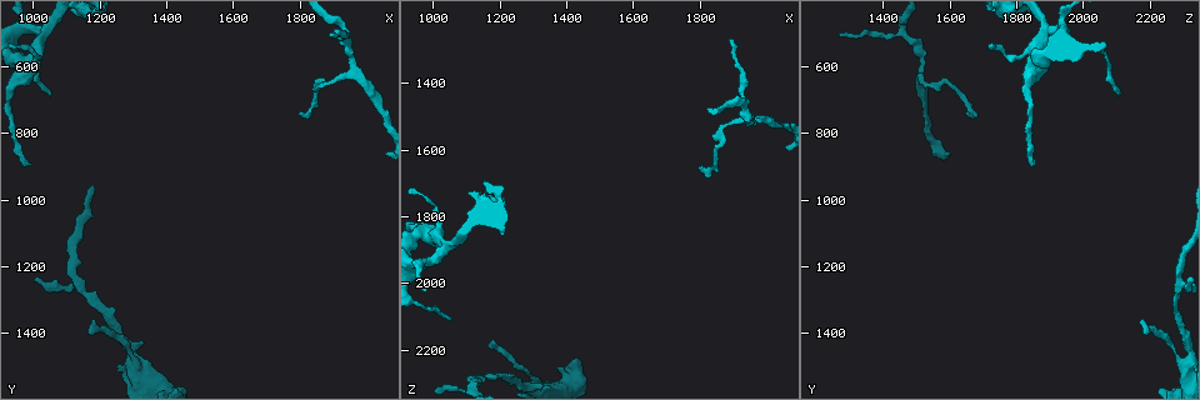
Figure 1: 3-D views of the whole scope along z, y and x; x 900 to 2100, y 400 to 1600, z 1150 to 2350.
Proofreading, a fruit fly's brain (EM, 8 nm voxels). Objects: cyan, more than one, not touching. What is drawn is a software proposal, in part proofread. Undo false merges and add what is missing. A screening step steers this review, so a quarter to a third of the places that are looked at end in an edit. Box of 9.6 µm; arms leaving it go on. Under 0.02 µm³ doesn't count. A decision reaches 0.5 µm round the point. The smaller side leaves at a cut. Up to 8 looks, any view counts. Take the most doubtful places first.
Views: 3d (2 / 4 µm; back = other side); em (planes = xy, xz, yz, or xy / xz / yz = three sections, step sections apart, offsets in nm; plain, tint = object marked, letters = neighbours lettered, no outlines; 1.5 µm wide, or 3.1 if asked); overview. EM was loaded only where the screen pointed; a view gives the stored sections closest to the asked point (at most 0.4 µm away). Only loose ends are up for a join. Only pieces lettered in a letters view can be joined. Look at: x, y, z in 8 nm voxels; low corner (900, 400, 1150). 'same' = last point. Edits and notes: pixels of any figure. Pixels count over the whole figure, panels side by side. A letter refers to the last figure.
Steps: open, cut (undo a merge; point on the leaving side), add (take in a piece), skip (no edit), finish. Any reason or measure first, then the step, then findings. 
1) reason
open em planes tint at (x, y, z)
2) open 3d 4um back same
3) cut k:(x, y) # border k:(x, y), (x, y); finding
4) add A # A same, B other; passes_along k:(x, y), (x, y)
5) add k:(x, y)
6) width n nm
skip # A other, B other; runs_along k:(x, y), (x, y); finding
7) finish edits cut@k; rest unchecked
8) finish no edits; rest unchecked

tapers out
open em planes letters at (1060, 690, 2110)

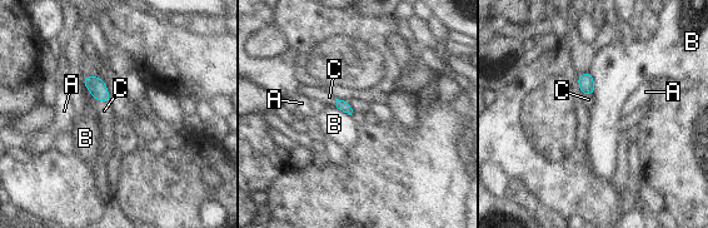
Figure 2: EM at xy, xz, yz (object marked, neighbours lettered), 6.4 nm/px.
width 70 nm; longest_contact C 160 nm
add C # A other, B other, C same; the neuron continues

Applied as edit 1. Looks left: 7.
open overview

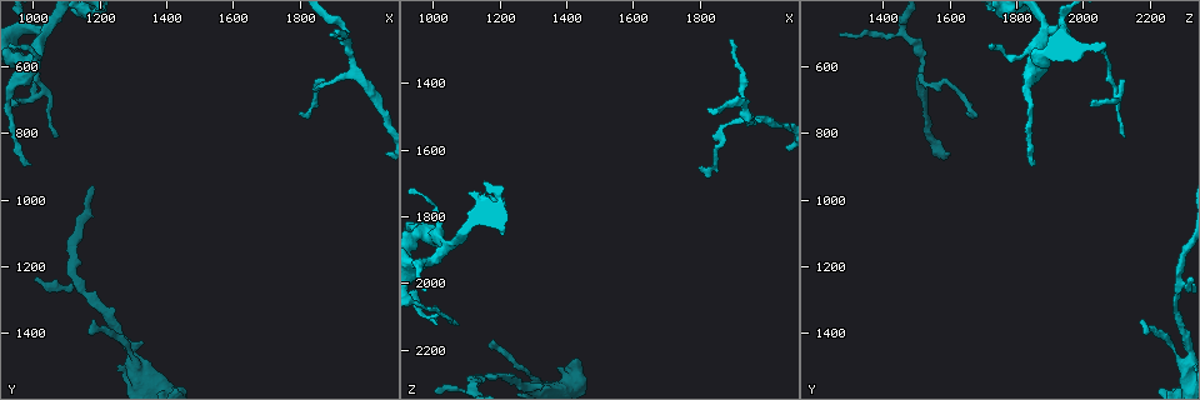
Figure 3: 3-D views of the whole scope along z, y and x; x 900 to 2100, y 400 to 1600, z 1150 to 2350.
three-way junction
open 3d 4um at (1970, 610, 1510)

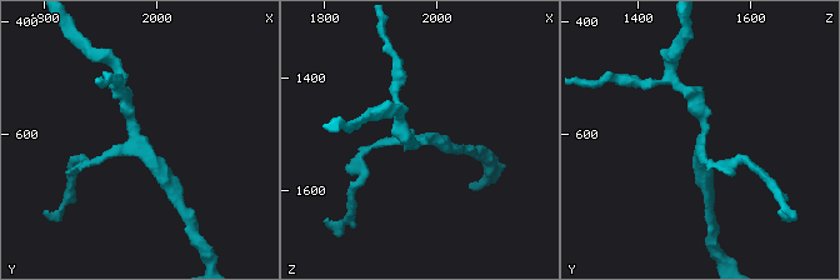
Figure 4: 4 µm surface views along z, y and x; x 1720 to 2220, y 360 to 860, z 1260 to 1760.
arms 3
open em yz step 8 tint at (1970, 615, 1515)

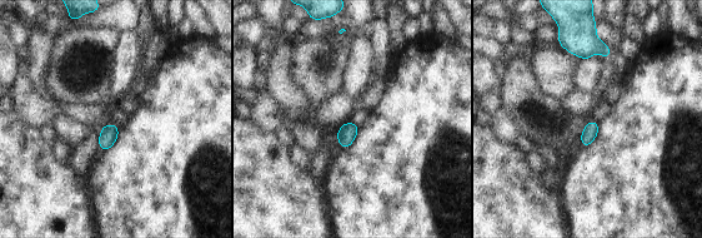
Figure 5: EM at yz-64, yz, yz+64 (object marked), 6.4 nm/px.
open em xz step 4 letters same

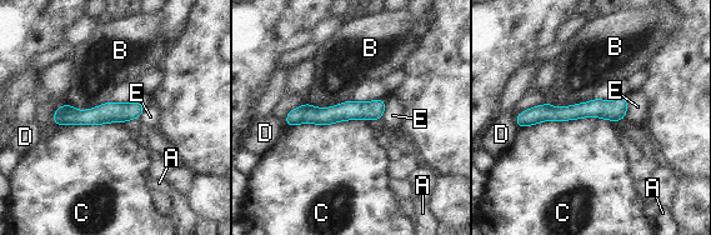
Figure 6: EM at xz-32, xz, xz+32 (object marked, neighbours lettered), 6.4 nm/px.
skip # A other, B other, C other, D other, E other; continuous, no second neuron

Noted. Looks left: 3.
arms part here
open em planes letters at (1130, 1260, 2280)

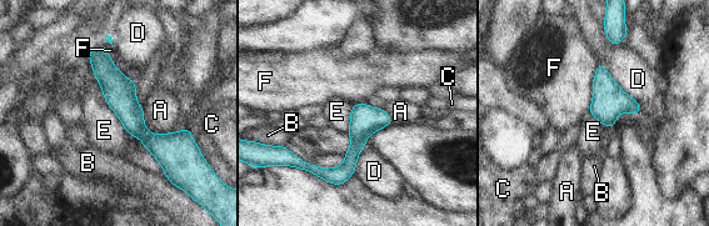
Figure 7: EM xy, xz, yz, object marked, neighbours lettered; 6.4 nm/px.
width 190 nm
skip # A other, B other, C other, D other, E other, F other; border 7:(100, 89), (108, 106), (130, 136); continuous, no second neuron

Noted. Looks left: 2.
finish edits add@2; rest unchecked

